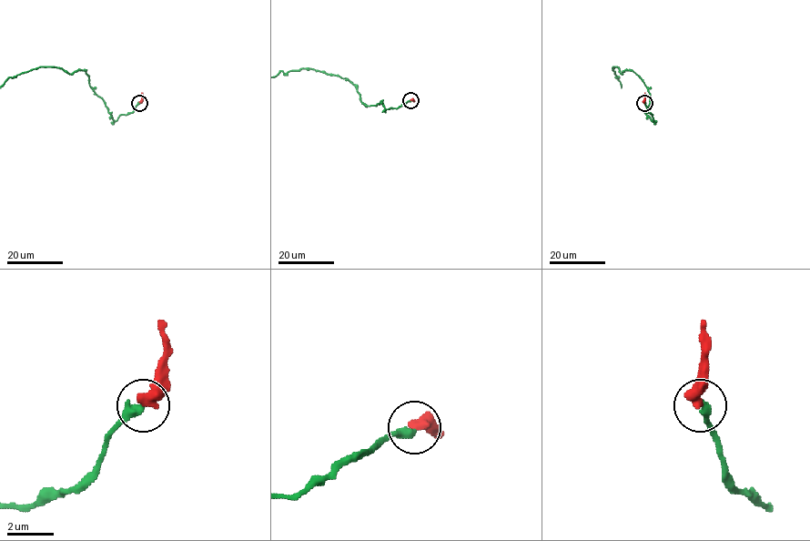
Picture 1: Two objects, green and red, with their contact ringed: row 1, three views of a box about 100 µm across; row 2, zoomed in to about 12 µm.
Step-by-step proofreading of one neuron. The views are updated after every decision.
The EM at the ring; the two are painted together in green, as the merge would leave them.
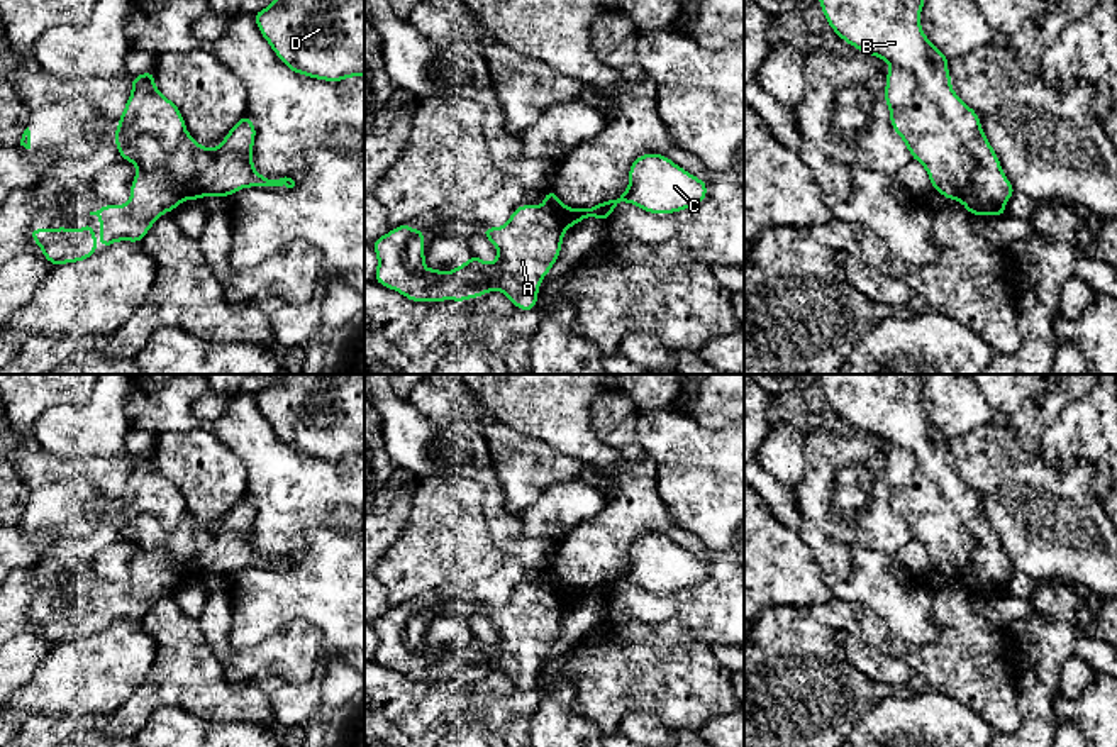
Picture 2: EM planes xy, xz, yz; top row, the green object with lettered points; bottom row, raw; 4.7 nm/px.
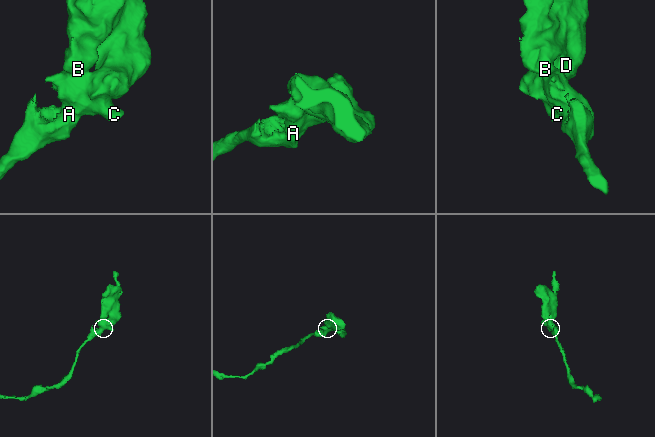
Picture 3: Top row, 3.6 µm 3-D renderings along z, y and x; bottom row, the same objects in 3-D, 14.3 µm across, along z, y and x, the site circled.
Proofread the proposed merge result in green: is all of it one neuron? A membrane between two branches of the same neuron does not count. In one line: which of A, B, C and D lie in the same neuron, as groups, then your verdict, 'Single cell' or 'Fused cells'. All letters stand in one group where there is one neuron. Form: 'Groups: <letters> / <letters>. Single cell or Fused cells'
Groups: A B / C D. Fused cells

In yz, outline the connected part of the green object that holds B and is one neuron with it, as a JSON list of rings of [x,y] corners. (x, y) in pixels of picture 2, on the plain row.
[[[819,374],[822,391],[832,410],[847,423],[866,434],[876,435],[895,447],[910,449],[924,474],[937,483],[944,496],[956,508],[976,540],[971,554],[970,573],[963,584],[971,595],[1007,595],[1005,583],[1015,573],[998,535],[985,517],[978,493],[954,471],[948,451],[949,437],[944,435],[924,413],[920,391],[925,374]]]

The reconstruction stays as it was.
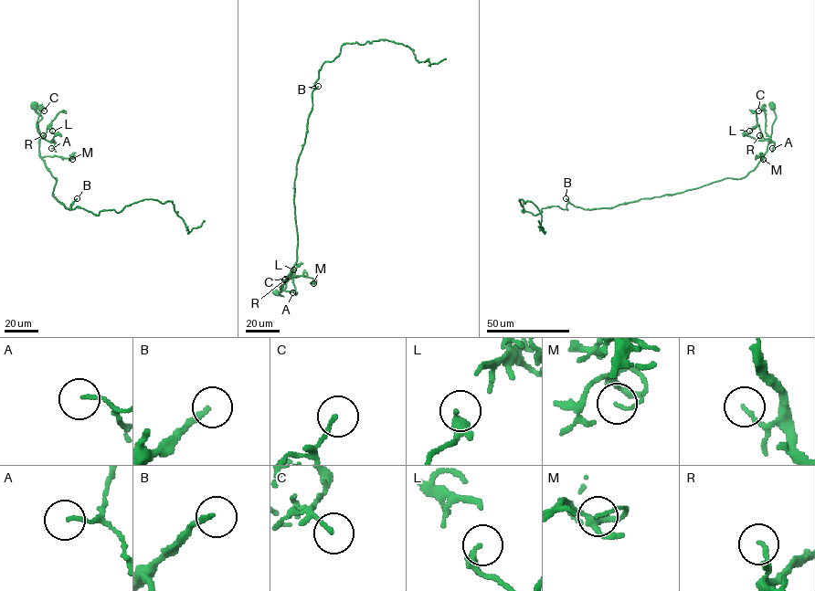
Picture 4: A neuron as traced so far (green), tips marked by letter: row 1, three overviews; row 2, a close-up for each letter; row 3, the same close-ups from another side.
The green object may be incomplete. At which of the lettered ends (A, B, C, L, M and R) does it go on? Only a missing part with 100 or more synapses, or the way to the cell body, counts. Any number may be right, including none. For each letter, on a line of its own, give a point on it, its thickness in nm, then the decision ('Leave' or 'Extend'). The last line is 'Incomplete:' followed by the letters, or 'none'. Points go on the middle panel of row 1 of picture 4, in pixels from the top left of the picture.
A: Place: (292, 292). Thickness 120 nm. Leave
B: Place: (318, 86). Thickness 160 nm. Extend
C: Place: (285, 279). Thickness 140 nm. Leave
L: Place: (293, 269). Thickness 200 nm. Leave
M: Place: (313, 283). Thickness 100 nm. Leave
R: Place: (284, 279). Thickness 130 nm. Leave
Incomplete: B

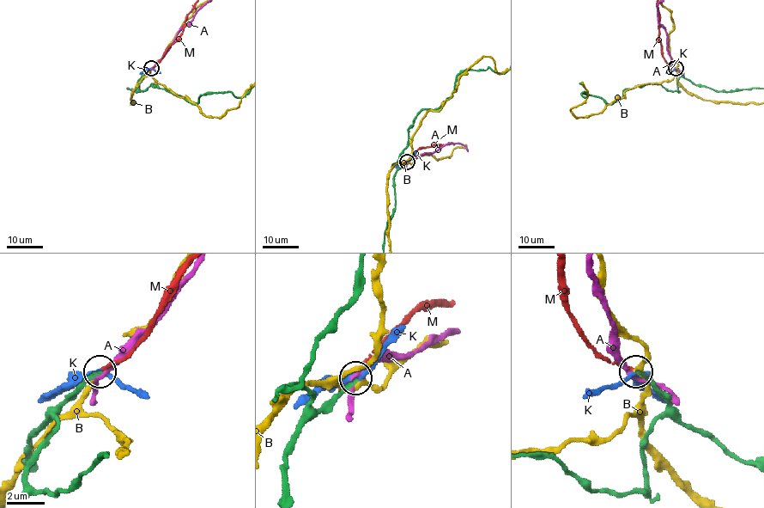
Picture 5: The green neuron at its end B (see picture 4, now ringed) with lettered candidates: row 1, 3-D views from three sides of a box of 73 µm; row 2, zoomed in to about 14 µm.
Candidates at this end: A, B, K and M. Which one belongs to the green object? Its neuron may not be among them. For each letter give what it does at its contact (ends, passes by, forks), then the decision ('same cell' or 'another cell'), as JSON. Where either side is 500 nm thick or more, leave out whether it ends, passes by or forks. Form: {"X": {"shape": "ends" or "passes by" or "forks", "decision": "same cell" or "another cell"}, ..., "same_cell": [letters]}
{"A": {"shape": "passes by", "decision": "another cell"}, "B": {"shape": "passes by", "decision": "another cell"}, "K": {"shape": "passes by", "decision": "another cell"}, "M": {"shape": "ends", "decision": "same cell"}, "same_cell": ["M"]}

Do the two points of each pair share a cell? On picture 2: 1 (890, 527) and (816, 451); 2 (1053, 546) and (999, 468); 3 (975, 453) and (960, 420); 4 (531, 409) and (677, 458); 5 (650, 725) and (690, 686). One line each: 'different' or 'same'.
1: same
2: same
3: different
4: different
5: different

